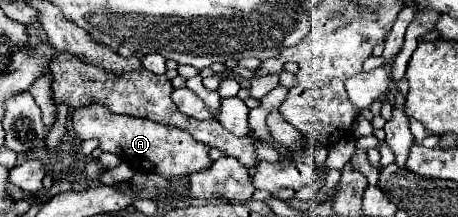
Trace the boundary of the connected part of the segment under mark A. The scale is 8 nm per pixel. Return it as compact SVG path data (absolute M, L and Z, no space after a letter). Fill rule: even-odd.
M89 105L85 109L75 109L73 131L81 141L97 139L101 151L119 155L135 171L151 171L151 173L155 171L165 177L171 177L171 175L189 175L189 173L195 173L197 169L211 165L211 159L207 155L209 147L195 141L187 131L167 127L147 119L115 115L103 105Z

